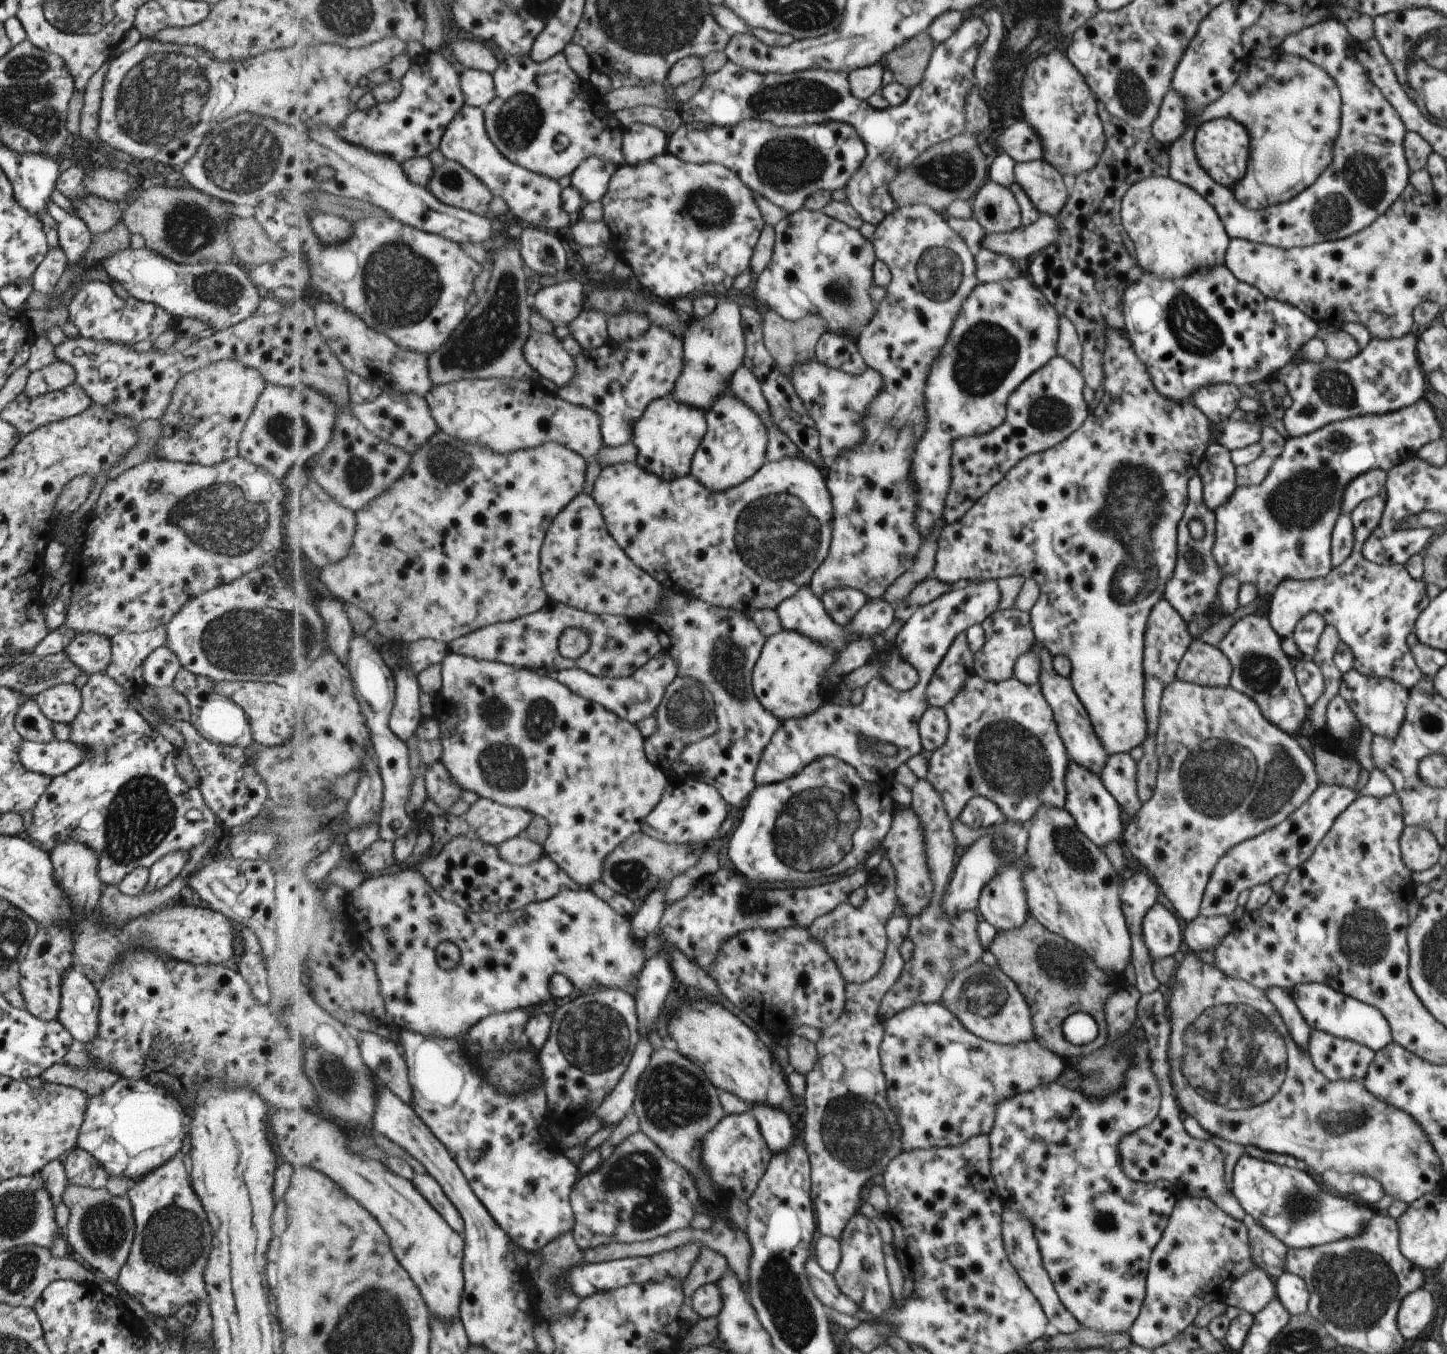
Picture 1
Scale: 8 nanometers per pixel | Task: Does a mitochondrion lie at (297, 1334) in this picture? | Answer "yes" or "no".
no

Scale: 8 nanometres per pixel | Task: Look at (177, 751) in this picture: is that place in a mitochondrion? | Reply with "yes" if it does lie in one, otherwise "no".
no

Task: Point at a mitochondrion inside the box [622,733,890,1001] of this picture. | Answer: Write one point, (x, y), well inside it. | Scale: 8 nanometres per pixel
(814, 830)

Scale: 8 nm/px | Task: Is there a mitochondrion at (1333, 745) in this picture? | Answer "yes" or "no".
no

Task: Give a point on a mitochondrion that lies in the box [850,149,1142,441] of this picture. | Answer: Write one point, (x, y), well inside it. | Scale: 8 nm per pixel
(986, 354)

